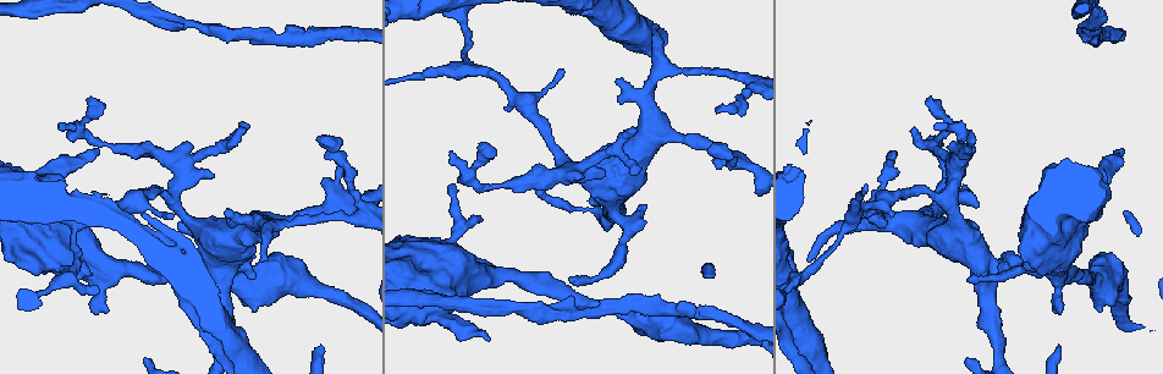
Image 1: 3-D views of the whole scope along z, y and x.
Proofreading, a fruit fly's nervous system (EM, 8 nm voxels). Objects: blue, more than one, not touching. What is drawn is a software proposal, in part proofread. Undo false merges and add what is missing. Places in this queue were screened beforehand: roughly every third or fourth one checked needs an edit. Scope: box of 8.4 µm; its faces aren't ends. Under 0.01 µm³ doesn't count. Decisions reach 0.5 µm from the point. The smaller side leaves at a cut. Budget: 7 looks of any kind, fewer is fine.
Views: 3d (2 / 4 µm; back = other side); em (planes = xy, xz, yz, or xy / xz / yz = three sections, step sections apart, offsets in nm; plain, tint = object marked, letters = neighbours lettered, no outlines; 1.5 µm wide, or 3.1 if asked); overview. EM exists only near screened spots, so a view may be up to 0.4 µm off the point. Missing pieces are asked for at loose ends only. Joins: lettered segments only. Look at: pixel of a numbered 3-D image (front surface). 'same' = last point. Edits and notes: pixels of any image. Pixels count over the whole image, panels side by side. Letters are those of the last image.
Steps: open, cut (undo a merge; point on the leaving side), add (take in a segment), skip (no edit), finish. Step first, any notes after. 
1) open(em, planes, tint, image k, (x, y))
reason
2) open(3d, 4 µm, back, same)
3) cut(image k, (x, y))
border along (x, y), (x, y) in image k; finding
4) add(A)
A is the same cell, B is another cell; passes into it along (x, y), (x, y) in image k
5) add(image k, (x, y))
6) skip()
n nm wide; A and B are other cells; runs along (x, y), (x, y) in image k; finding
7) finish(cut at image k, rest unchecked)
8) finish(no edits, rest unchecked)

open(em, yz, step 8, tint, image 1, (467, 176))
sharp bend

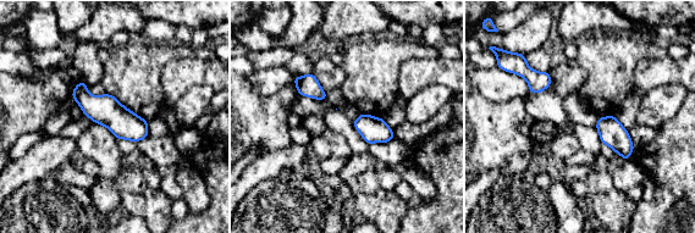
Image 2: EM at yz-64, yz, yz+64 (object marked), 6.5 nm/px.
open(em, planes, tint, same)
another direction

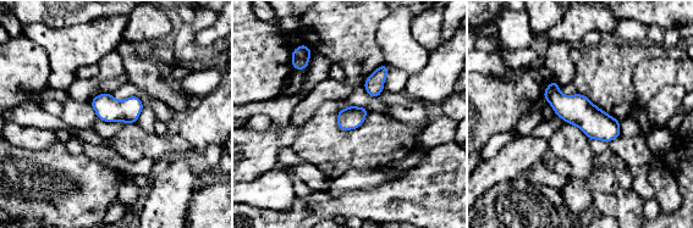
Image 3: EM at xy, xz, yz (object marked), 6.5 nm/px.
open(em, planes, letters, same)

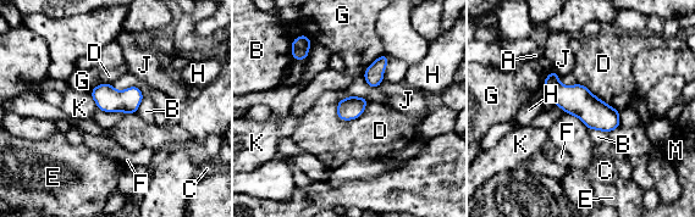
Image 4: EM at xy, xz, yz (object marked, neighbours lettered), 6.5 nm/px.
skip()
D touches over 240 nm; A, B, C, D, E, F, G, H, J, K and M are other cells; runs along (549, 79), (567, 98), (616, 124) in image 4; one neuron here

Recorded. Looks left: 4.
open(em, planes, letters, image 1, (969, 278))
thin end

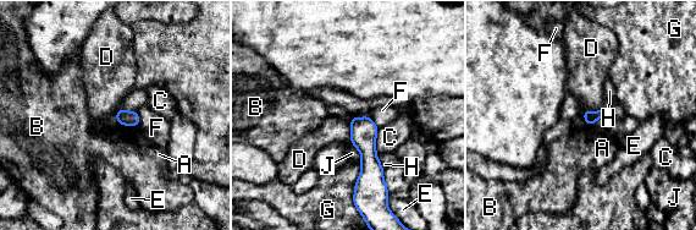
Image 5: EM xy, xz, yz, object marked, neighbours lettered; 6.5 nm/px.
skip()
A, B, C, D, E, F, G, H and J are other cells; border along (607, 104), (602, 109), (584, 110) in image 5; none of them fits

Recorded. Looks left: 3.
open(em, xy, step 8, letters, image 1, (180, 223))
free end

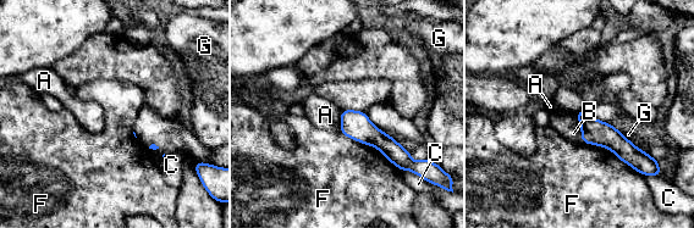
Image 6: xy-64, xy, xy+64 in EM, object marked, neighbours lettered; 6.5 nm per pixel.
open(em, planes, letters, same)
another direction

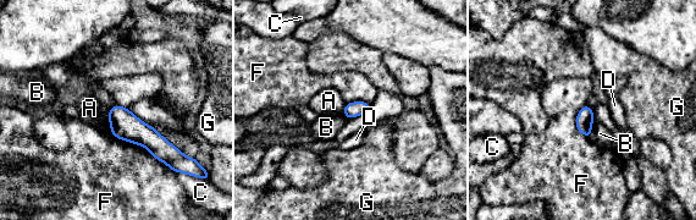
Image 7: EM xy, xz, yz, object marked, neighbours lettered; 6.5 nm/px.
skip()
100 nm wide; A, B, C, D, F and G are other cells; runs along (112, 111), (172, 157) in image 7; none of them fits

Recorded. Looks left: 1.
finish(no edits, rest unchecked)

